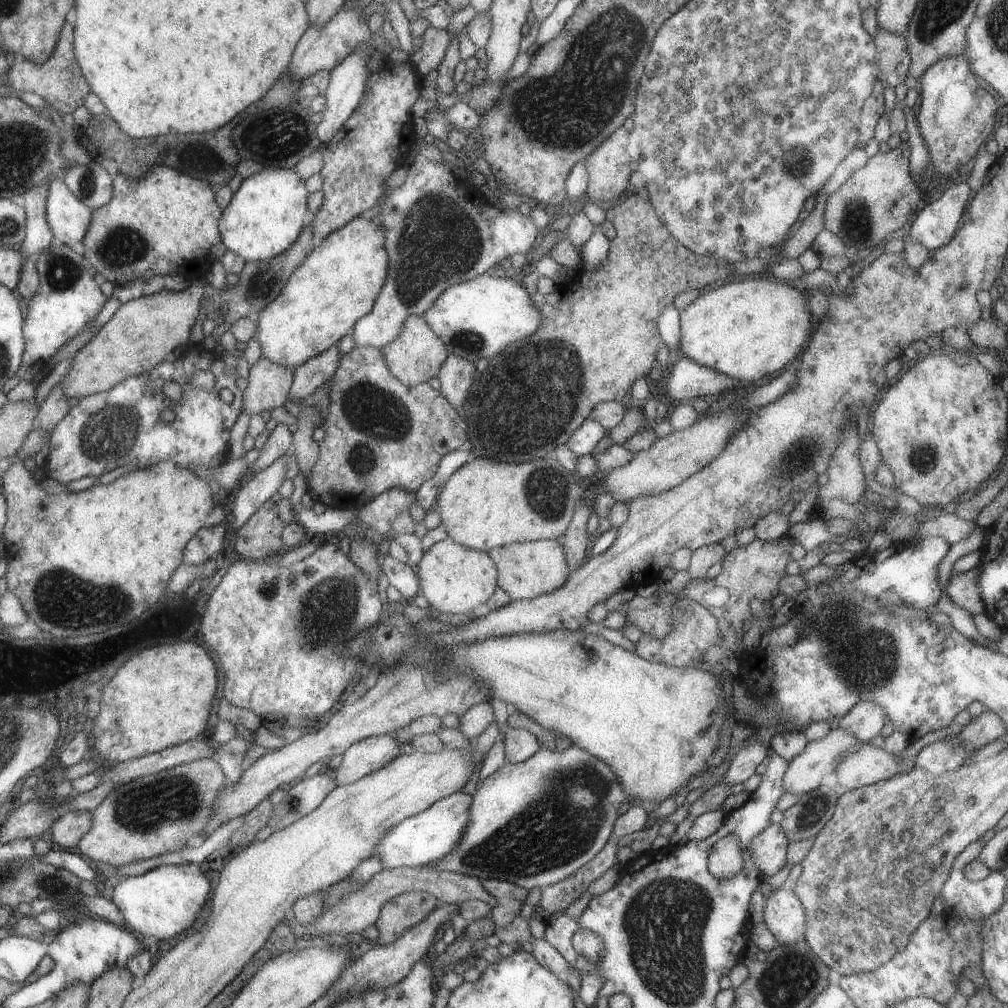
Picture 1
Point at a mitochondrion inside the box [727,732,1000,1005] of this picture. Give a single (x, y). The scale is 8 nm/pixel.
(867, 897)

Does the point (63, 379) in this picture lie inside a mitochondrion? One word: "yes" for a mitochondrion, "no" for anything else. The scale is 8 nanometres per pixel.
no

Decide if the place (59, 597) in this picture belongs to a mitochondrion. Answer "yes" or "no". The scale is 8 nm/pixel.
yes

